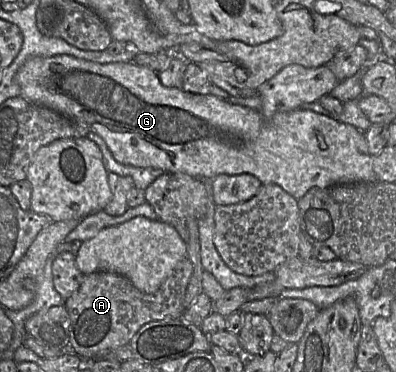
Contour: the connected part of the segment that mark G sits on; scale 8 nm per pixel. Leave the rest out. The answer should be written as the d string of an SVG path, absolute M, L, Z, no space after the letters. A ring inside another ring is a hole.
M69 55L31 57L18 70L16 81L21 89L20 97L50 108L98 134L114 159L123 165L182 173L202 180L213 180L220 174L247 173L257 177L263 185L280 186L297 200L314 187L378 181L373 170L373 156L368 154L365 132L313 111L278 112L265 119L258 110L217 96L165 87L158 74L133 62L100 64Z

